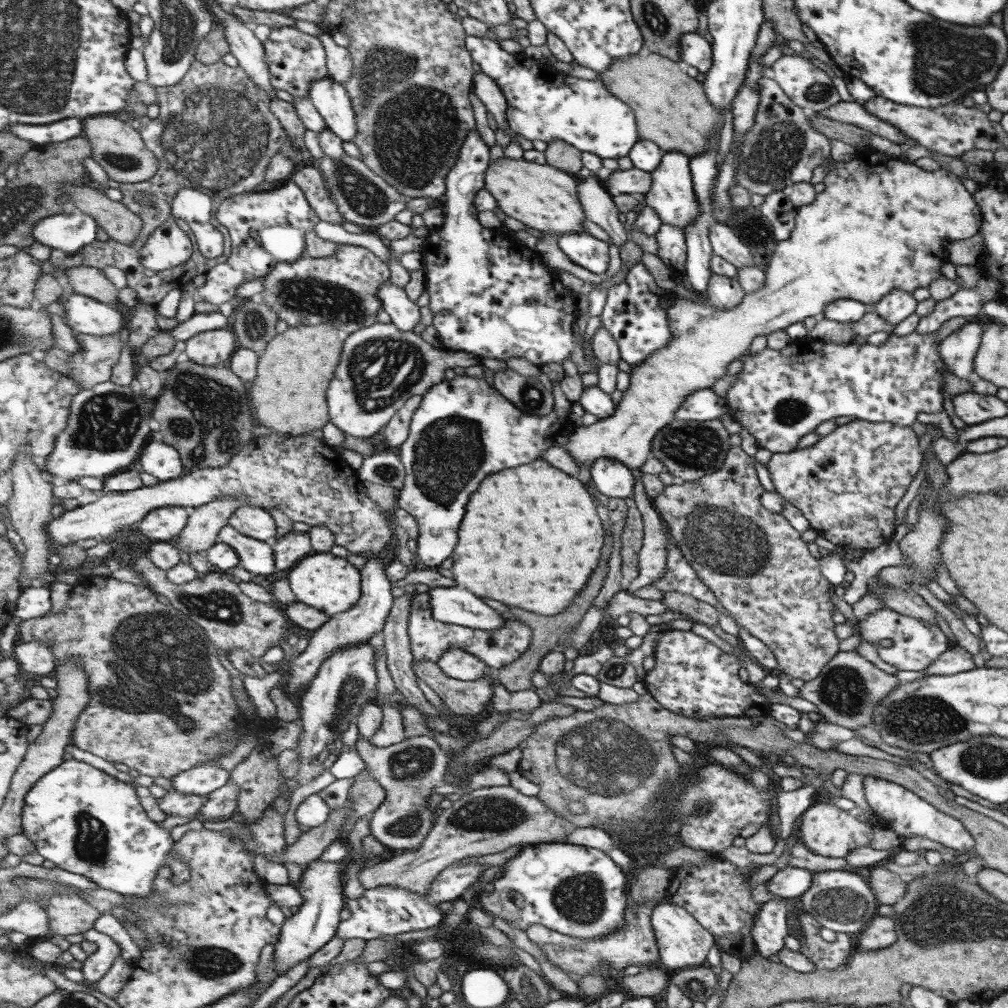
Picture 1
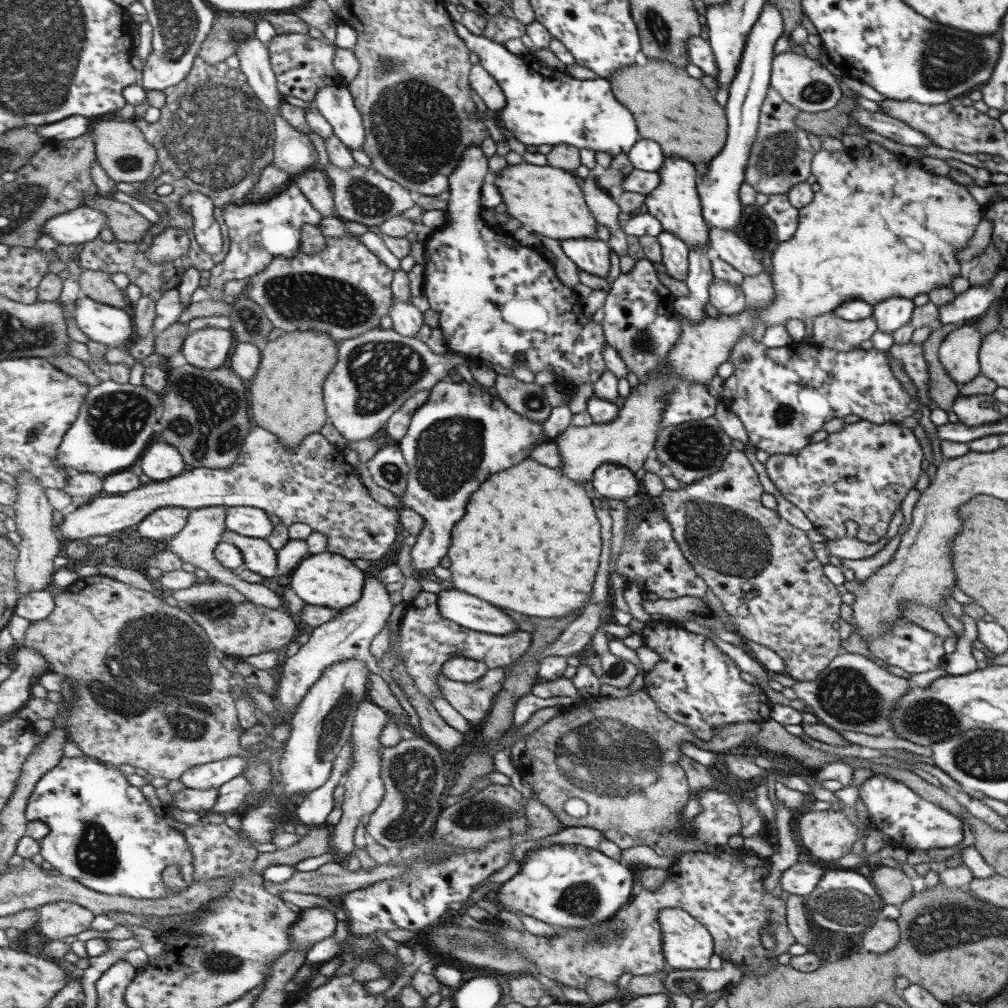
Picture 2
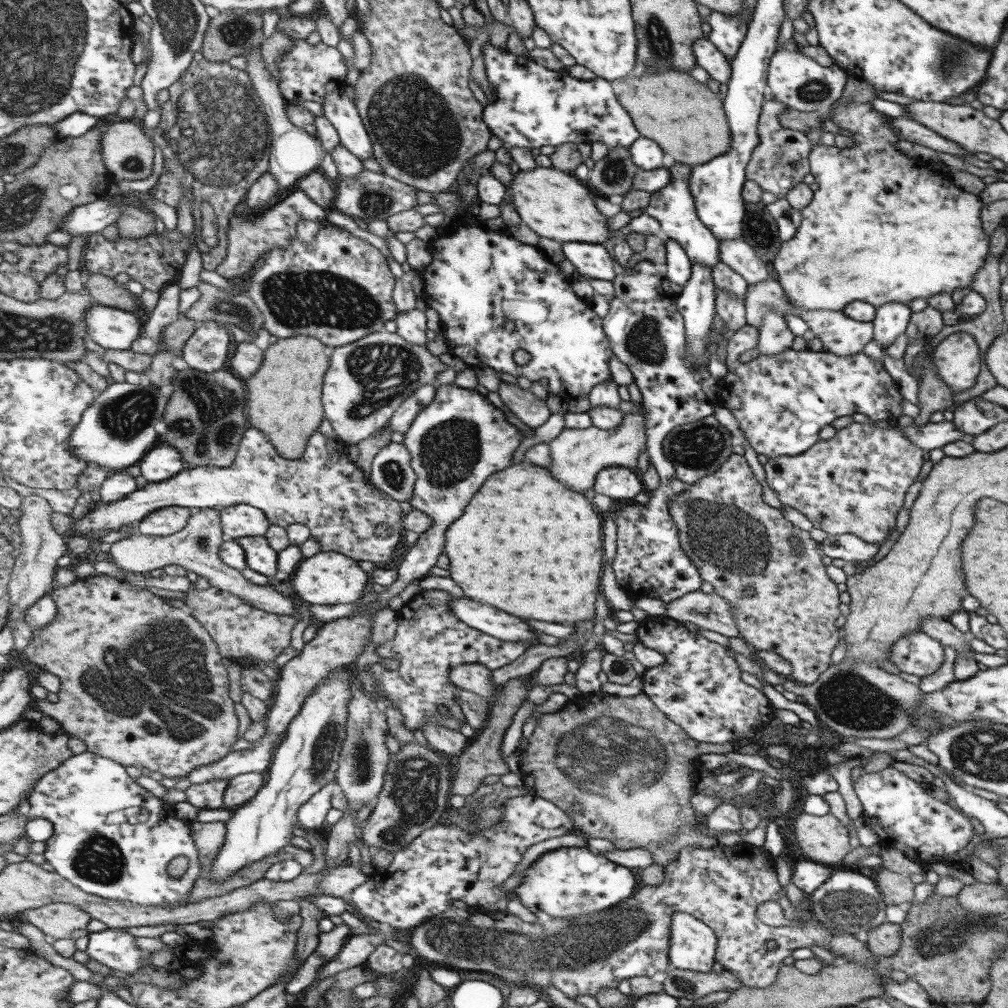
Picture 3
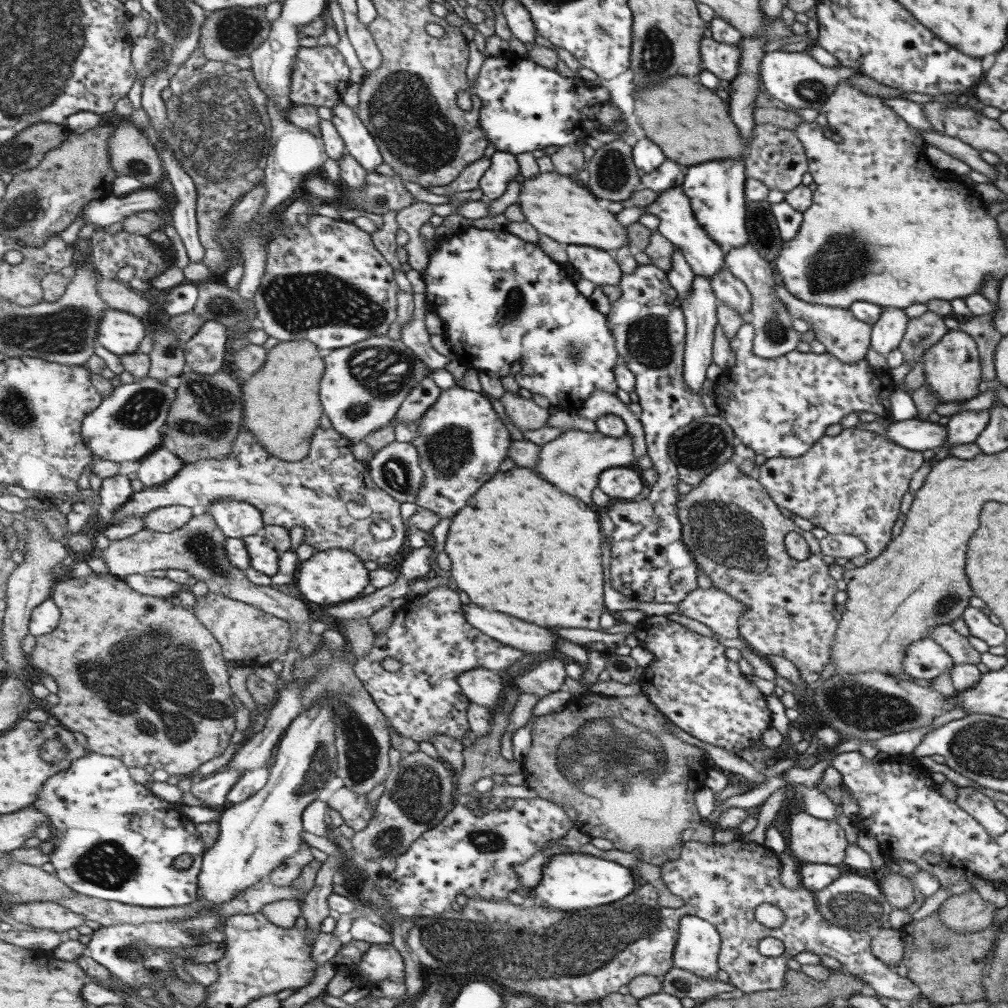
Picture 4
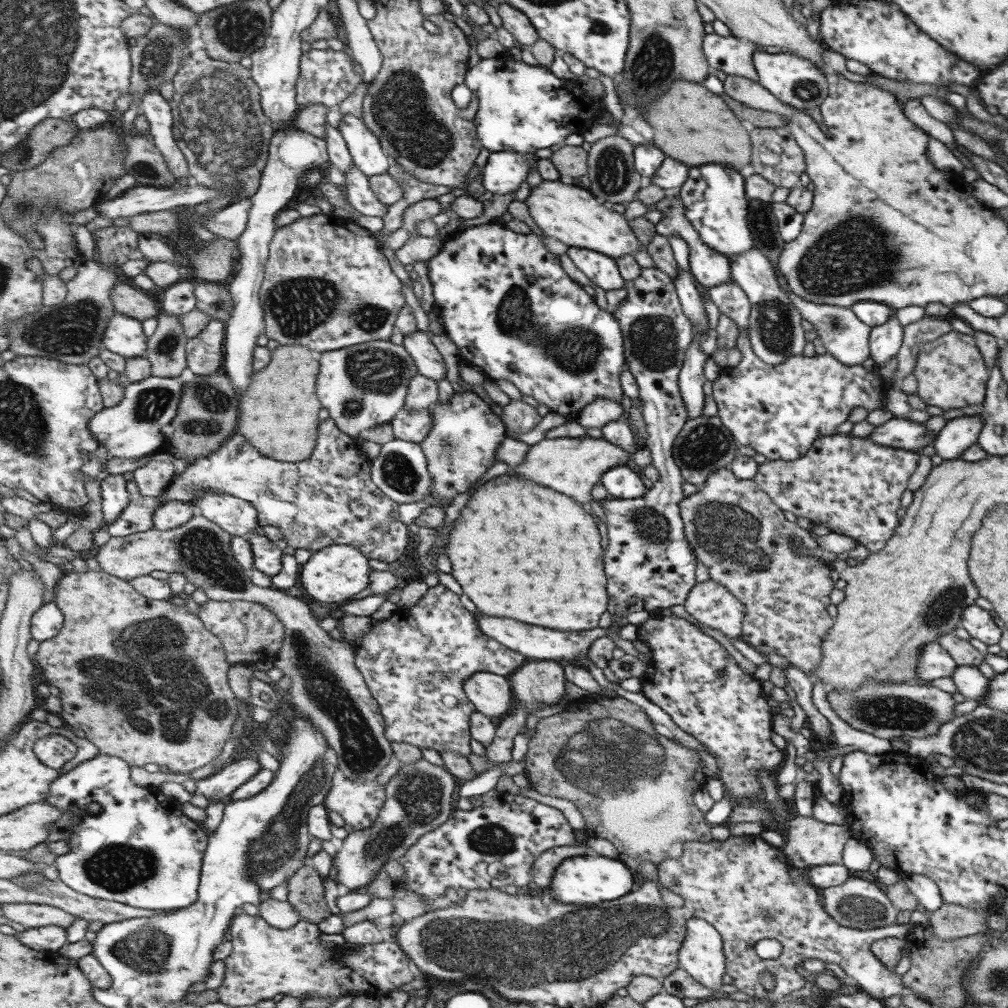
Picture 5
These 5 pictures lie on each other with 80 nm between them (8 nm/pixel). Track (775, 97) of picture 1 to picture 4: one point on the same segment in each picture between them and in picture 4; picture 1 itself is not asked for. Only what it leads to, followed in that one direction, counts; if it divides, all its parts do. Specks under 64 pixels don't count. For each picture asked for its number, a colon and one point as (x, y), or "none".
2: (780, 156)
3: (779, 161)
4: (774, 155)

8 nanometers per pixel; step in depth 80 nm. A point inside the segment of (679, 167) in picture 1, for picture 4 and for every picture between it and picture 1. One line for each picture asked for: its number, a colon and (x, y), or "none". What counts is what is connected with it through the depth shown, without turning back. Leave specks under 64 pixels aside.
2: (674, 202)
3: (672, 206)
4: (671, 207)

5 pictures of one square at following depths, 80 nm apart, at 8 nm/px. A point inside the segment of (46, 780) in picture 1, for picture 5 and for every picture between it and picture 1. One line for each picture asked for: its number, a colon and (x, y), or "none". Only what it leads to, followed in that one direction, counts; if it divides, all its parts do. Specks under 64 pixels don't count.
2: (104, 833)
3: (112, 837)
4: (115, 839)
5: (140, 849)

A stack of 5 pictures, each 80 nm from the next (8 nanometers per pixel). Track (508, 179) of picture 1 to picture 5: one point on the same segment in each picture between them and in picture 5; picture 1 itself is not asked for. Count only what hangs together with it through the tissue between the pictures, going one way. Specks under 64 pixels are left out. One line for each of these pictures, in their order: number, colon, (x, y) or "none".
2: (546, 200)
3: (554, 205)
4: (552, 203)
5: (568, 214)

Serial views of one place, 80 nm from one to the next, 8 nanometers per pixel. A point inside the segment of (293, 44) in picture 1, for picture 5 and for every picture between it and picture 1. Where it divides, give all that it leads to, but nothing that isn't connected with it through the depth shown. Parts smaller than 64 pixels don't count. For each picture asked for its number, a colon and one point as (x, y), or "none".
2: (302, 64)
3: (309, 72)
4: (321, 77)
5: (328, 77)

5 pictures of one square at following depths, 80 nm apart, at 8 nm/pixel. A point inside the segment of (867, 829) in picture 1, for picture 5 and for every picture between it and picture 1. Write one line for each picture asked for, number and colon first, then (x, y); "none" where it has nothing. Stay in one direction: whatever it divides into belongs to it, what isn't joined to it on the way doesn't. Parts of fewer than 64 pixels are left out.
2: (826, 834)
3: (823, 839)
4: (811, 840)
5: (810, 842)

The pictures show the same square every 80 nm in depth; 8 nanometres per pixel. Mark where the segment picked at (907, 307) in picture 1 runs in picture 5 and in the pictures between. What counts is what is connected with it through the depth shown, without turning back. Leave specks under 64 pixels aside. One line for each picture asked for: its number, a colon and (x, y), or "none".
2: (889, 314)
3: (890, 319)
4: (886, 332)
5: (884, 340)

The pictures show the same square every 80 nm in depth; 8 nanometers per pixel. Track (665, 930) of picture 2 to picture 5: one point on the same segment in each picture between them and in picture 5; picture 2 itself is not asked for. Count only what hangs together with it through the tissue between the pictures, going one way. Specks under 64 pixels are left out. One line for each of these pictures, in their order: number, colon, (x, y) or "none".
3: (691, 944)
4: (696, 949)
5: (700, 954)

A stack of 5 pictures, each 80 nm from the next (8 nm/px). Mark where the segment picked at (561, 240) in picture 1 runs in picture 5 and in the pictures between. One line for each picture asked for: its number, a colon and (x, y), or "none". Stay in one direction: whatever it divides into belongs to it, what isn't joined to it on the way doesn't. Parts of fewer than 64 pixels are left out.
2: (591, 255)
3: (592, 262)
4: (596, 266)
5: (600, 270)

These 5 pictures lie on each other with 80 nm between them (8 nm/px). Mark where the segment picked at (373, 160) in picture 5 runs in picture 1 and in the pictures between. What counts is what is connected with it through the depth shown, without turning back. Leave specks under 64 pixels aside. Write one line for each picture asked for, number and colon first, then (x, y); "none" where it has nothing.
1: (331, 98)
2: (337, 104)
3: (338, 107)
4: (360, 142)

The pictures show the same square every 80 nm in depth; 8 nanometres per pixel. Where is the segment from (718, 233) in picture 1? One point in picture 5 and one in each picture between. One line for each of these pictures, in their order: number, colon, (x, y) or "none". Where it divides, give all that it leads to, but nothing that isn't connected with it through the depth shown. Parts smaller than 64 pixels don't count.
2: (726, 246)
3: (736, 254)
4: (773, 335)
5: (774, 331)

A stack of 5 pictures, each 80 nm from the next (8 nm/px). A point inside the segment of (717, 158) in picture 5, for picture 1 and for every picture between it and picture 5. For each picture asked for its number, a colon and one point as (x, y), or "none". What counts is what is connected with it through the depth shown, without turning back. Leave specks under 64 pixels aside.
1: (670, 108)
2: (671, 108)
3: (686, 119)
4: (691, 125)

